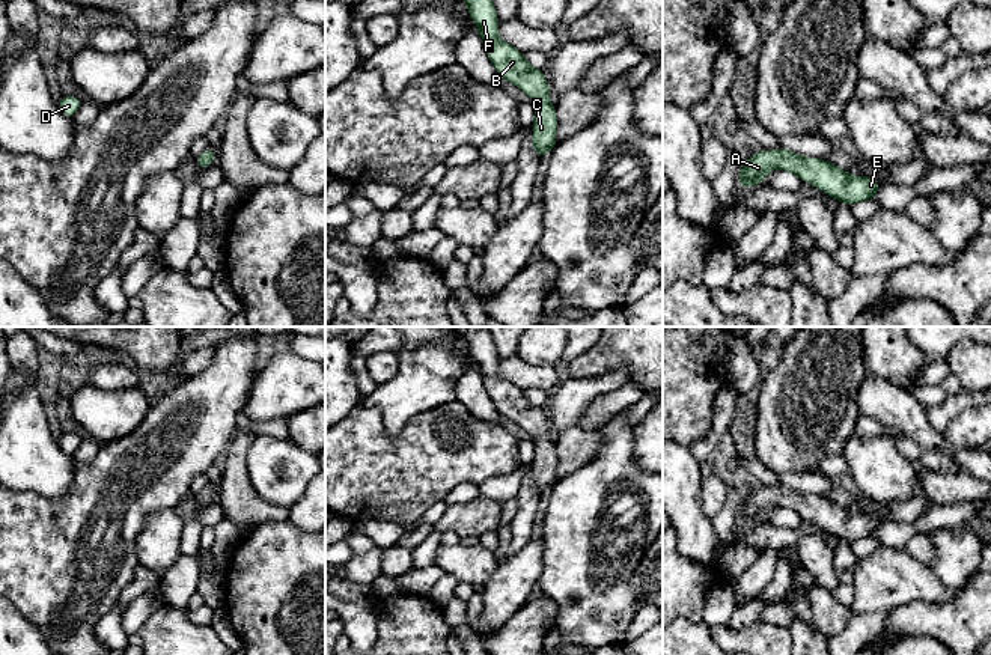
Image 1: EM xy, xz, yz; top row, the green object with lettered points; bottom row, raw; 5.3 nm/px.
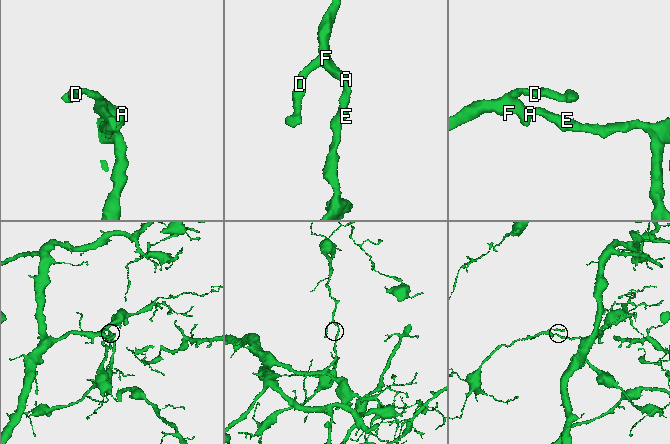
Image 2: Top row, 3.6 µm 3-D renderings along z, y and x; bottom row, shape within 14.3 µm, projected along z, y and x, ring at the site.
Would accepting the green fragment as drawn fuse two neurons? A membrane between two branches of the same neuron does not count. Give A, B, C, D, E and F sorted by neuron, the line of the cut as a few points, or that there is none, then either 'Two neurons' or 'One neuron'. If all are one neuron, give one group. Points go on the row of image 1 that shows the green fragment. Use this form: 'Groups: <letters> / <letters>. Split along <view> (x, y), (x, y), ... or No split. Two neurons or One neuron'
Groups: A B C D E F. No split. One neuron

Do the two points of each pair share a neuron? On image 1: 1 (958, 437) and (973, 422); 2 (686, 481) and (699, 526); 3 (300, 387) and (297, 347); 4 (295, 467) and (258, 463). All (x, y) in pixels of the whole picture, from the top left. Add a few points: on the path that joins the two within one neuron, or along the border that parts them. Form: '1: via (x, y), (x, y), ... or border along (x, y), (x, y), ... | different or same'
1: via (961, 434), (970, 425) | same
2: via (686, 491), (686, 512), (689, 515) | same
3: border along (289, 350), (309, 360) | different
4: via (286, 460), (282, 456), (276, 463), (267, 463) | same

